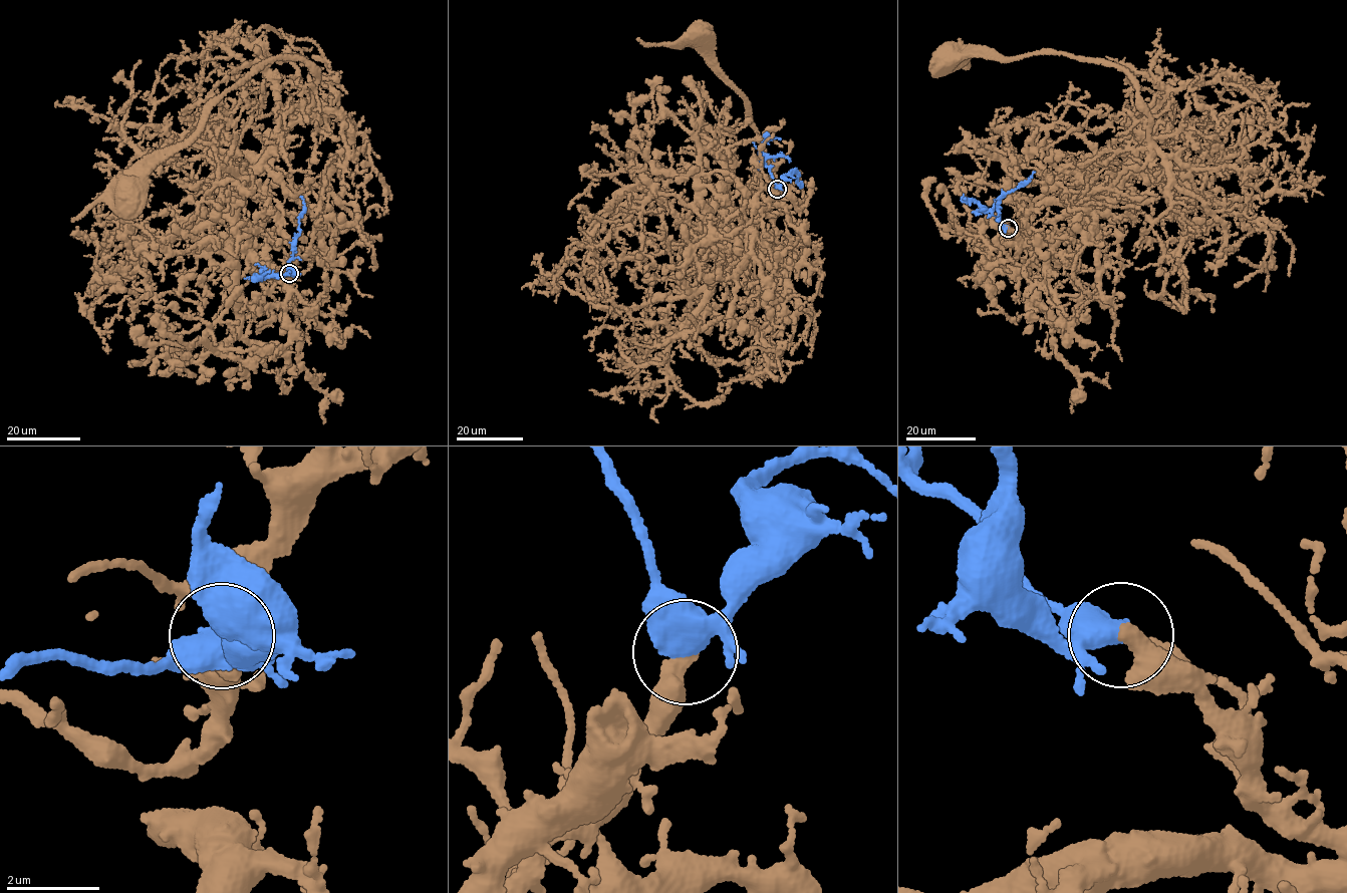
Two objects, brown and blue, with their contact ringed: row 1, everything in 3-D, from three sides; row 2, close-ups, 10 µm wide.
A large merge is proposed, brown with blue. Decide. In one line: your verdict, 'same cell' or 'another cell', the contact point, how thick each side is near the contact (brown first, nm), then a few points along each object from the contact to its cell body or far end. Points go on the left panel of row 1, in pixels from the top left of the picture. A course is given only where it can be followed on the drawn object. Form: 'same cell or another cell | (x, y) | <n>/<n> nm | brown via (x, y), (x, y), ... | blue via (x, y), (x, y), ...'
same cell | (289, 273) | 400/480 nm | brown via (289, 272), (259, 264), (236, 217), (312, 101), (304, 61), (227, 92), (124, 195) | blue via (289, 273), (288, 262), (300, 232), (298, 219), (303, 209), (301, 196)

